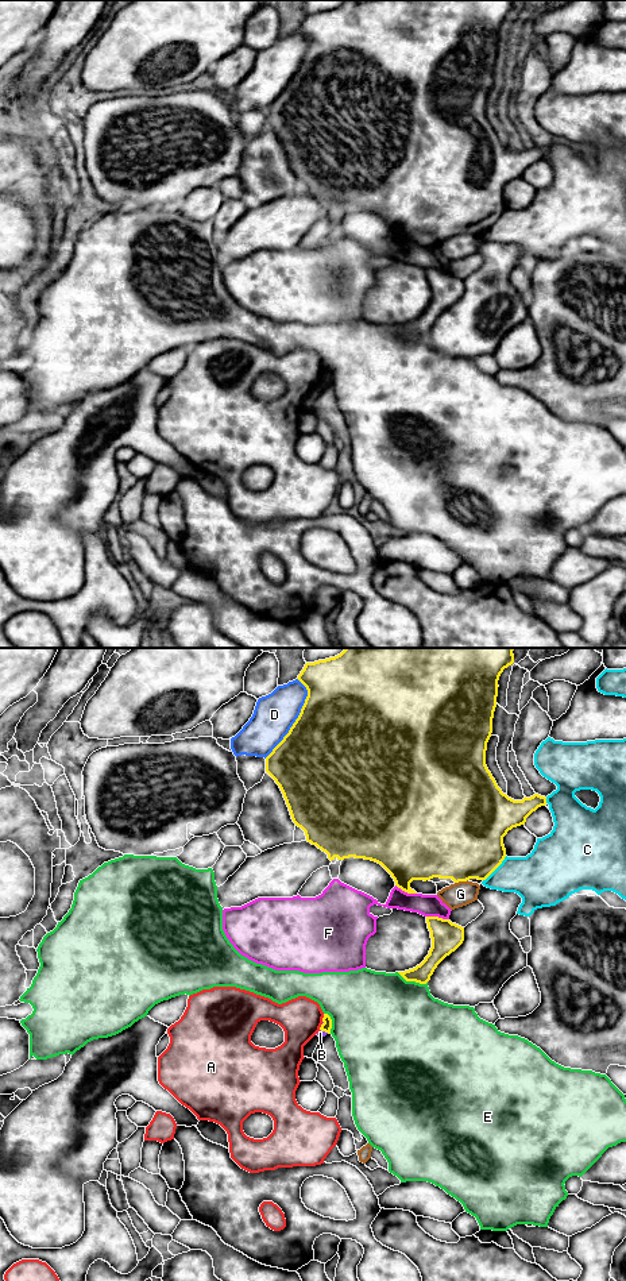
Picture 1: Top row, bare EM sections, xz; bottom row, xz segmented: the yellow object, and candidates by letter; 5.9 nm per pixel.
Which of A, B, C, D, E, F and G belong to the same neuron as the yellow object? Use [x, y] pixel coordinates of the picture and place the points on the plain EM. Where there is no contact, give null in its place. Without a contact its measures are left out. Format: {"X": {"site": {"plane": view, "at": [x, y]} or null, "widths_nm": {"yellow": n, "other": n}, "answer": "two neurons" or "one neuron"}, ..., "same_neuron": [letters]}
{"A": {"site": {"plane": "xz", "at": [323, 370]}, "widths_nm": {"yellow": 60, "other": 260}, "answer": "two neurons"}, "B": {"site": {"plane": "xz", "at": [324, 382]}, "widths_nm": {"yellow": 60, "other": 40}, "answer": "two neurons"}, "C": {"site": {"plane": "xz", "at": [495, 220]}, "widths_nm": {"yellow": 460, "other": 280}, "answer": "two neurons"}, "D": {"site": {"plane": "xz", "at": [297, 70]}, "widths_nm": {"yellow": 500, "other": 240}, "answer": "two neurons"}, "E": {"site": {"plane": "xz", "at": [412, 332]}, "widths_nm": {"yellow": 110, "other": 480}, "answer": "two neurons"}, "F": {"site": {"plane": "xz", "at": [437, 269]}, "widths_nm": {"yellow": 180, "other": 130}, "answer": "two neurons"}, "G": {"site": {"plane": "xz", "at": [460, 232]}, "widths_nm": {"yellow": 500, "other": 150}, "answer": "two neurons"}, "same_neuron": []}

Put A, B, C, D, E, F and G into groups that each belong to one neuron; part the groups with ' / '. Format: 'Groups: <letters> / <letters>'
Groups: A / B / C / D / E / F / G

